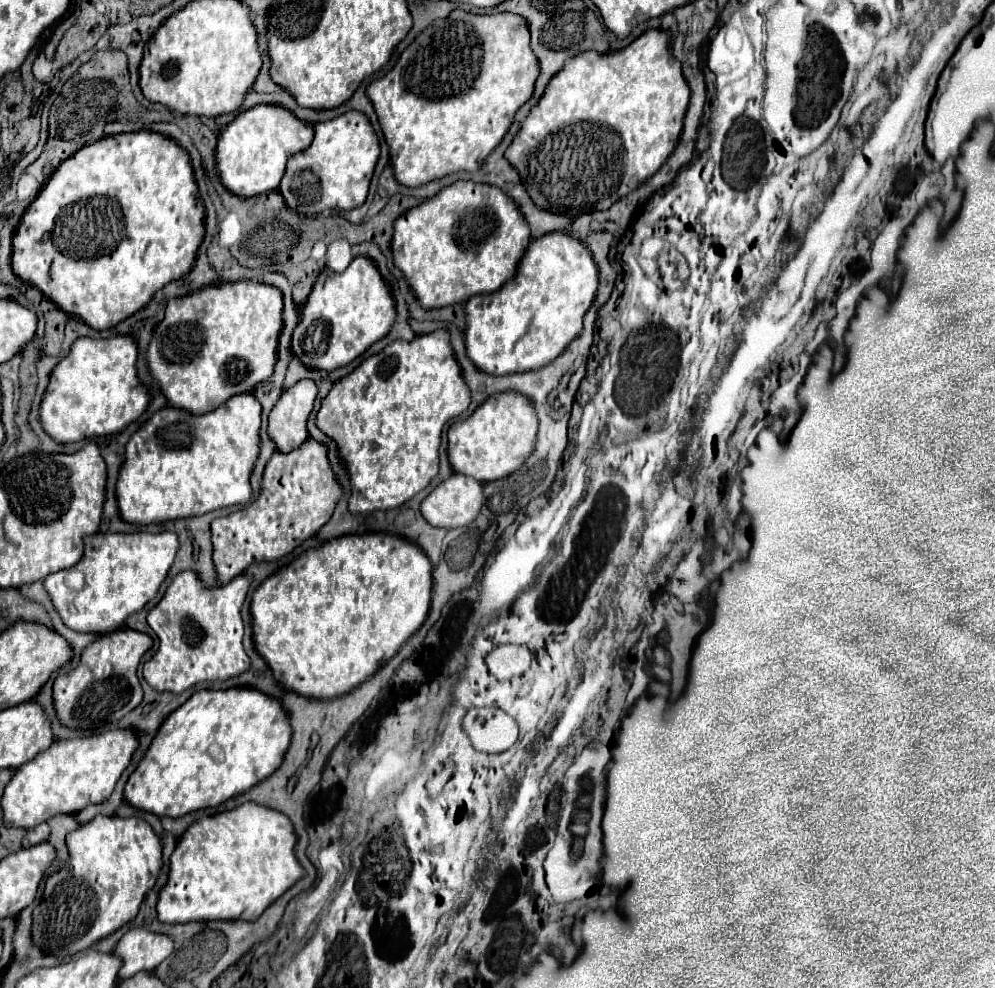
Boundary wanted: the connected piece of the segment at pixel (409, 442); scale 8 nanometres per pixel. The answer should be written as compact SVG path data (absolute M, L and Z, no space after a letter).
M447 330L415 336L411 342L399 340L385 346L381 352L365 358L349 376L339 378L315 416L317 428L329 436L347 466L351 496L349 512L393 510L421 492L439 470L439 434L443 426L463 414L471 402L469 388L461 376L461 368L453 356Z

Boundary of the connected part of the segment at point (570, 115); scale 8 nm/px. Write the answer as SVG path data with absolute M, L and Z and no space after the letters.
M651 28L651 30L643 32L637 40L633 40L623 50L607 52L607 54L597 54L593 50L585 50L583 54L571 58L571 62L567 62L567 66L563 66L563 70L559 74L555 74L555 78L551 78L551 86L547 86L547 90L541 96L541 100L527 114L521 130L513 138L511 146L507 148L505 158L519 172L521 184L525 186L527 194L531 196L531 200L541 210L547 210L547 212L553 212L553 214L567 214L567 216L579 216L579 214L589 214L589 212L595 212L595 210L607 210L611 204L615 204L619 198L627 196L631 190L635 190L641 182L651 178L663 166L663 162L669 158L669 154L673 152L673 148L679 142L687 104L689 104L689 86L687 86L687 82L683 78L681 62L677 62L675 56L671 54L669 32Z

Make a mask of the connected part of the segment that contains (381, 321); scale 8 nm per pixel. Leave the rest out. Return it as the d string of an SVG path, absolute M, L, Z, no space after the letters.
M355 256L345 272L323 270L301 308L299 326L291 338L291 352L307 368L335 370L361 356L371 344L387 336L393 326L395 306L371 258Z

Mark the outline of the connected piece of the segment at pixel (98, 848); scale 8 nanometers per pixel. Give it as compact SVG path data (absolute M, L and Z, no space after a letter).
M99 816L71 830L65 844L69 848L69 870L59 868L49 874L31 924L35 946L57 958L81 952L129 924L161 870L161 842L143 818Z

